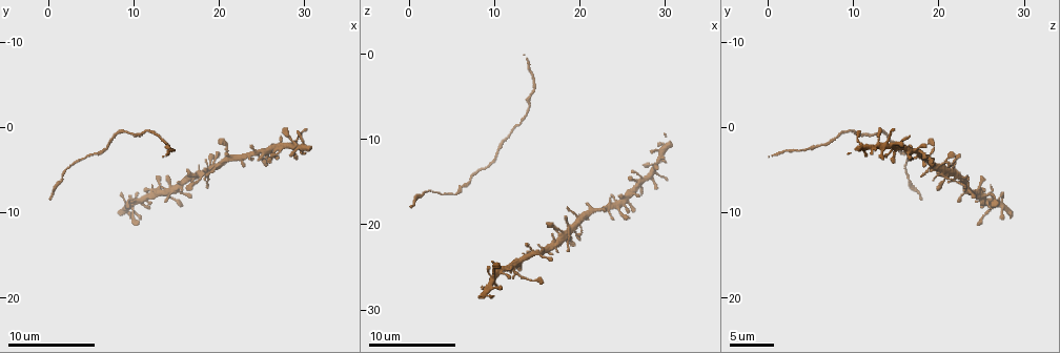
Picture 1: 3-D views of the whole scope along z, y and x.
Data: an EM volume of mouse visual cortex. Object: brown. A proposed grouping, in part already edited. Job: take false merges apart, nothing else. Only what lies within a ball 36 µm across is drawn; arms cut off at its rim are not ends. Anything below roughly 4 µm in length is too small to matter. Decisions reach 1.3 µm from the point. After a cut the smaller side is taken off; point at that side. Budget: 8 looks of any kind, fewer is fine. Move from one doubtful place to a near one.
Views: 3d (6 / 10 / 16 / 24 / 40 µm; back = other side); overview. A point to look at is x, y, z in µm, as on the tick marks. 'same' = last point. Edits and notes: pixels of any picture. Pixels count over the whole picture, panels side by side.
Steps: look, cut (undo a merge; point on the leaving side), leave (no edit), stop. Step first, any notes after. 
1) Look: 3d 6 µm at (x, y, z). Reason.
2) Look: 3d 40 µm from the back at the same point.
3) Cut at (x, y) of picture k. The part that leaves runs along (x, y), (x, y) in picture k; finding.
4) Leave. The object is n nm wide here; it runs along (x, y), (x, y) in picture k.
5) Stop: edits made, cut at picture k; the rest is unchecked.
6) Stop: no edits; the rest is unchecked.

Look: 3d 10 µm at (5.8, 3.0, 16.4). Thick turns thin.

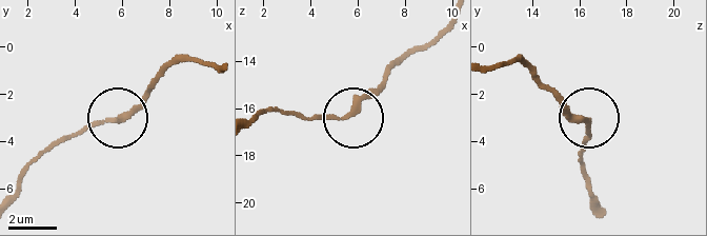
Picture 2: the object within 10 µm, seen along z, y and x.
Look: 3d 6 µm at (5.7, 3.0, 16.2).

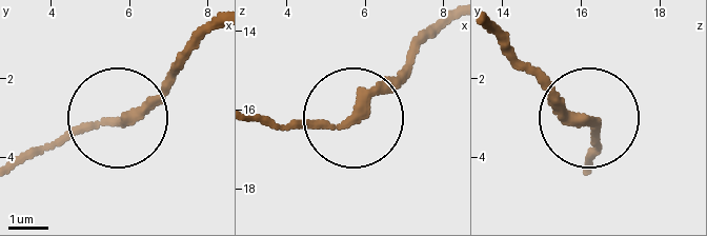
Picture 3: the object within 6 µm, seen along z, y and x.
Leave. The object is 250 nm wide here; all the same neuron.

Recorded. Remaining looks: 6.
Look: 3d 16 µm at (18.4, 5.2, 21.8). Arms run side by side.

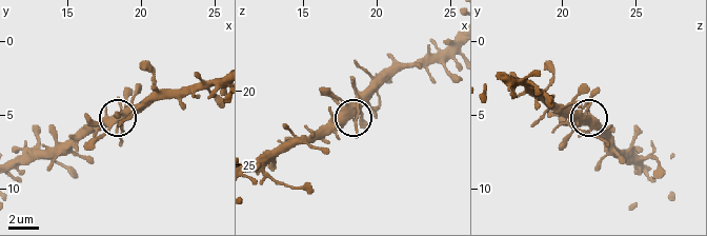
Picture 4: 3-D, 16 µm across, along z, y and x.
Leave. The side arm is 13 µm long; one neuron here.

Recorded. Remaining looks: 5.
Look: 3d 10 µm at (9.4, 0.8, 12.8).

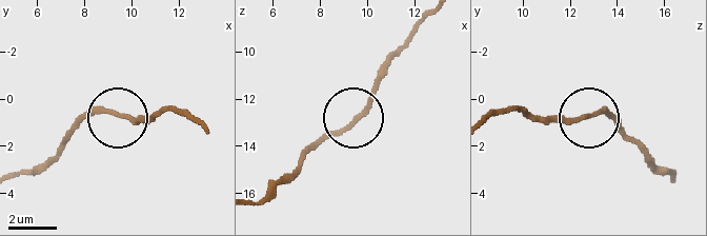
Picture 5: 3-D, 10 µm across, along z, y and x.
Leave. One neuron here.

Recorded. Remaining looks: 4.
Look: 3d 16 µm at (14.2, 2.4, 4.8). Thick turns thin.

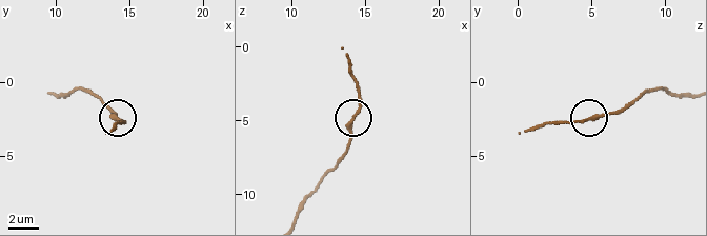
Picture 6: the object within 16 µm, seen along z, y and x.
Leave. Continuous, no second neuron.

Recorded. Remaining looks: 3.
Stop: no edits; the rest is unchecked.

